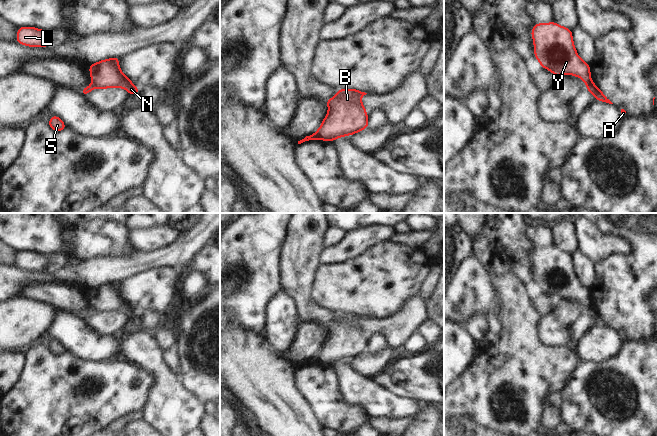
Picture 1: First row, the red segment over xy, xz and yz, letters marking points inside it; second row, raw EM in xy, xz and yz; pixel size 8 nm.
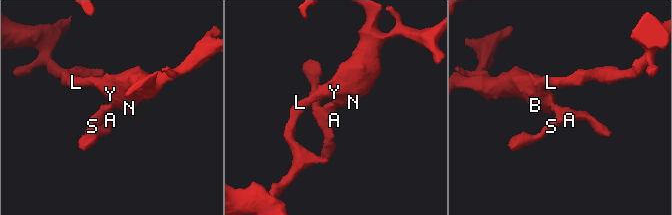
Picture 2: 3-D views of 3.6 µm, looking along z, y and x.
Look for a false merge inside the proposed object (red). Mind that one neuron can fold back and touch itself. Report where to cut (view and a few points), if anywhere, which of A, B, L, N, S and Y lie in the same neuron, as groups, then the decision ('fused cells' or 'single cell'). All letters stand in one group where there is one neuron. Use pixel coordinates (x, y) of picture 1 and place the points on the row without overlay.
cut in xz along (316, 356), (319, 362); A S / B L N Y; fused cells

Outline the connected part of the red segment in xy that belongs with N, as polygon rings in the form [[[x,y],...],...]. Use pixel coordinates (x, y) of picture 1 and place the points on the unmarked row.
[[[119,282],[106,283],[90,289],[92,307],[102,313],[120,311],[126,313],[130,319],[140,318],[140,314],[121,296]]]

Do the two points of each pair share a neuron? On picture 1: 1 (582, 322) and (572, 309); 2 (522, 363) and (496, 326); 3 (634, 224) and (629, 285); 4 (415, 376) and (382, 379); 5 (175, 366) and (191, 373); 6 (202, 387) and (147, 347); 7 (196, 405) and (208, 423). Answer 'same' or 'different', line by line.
1: different
2: different
3: same
4: same
5: different
6: different
7: different

